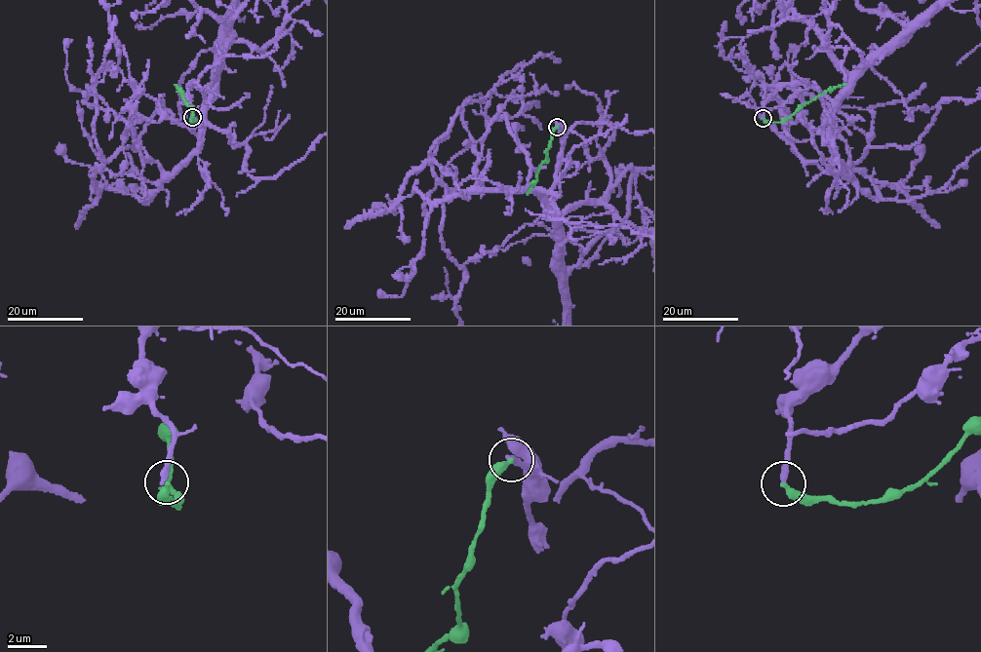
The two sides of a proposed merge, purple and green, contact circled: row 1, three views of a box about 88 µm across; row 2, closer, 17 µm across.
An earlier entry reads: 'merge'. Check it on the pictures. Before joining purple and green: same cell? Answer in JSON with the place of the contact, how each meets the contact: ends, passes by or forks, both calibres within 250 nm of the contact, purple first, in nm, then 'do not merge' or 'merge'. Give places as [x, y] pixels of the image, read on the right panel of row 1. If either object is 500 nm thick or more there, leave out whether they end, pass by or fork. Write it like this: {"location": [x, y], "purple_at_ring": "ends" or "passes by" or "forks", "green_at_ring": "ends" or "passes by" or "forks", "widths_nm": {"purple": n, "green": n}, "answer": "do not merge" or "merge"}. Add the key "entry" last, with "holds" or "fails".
{"location": [763, 118], "purple_at_ring": "ends", "green_at_ring": "ends", "widths_nm": {"purple": 320, "green": 360}, "answer": "do not merge", "entry": "fails"}

